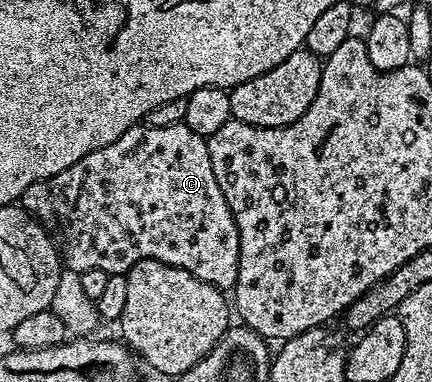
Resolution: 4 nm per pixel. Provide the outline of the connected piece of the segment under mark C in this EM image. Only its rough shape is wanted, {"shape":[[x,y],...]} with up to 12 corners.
{"shape":[[136,124],[18,204],[69,272],[235,289],[207,139]]}

